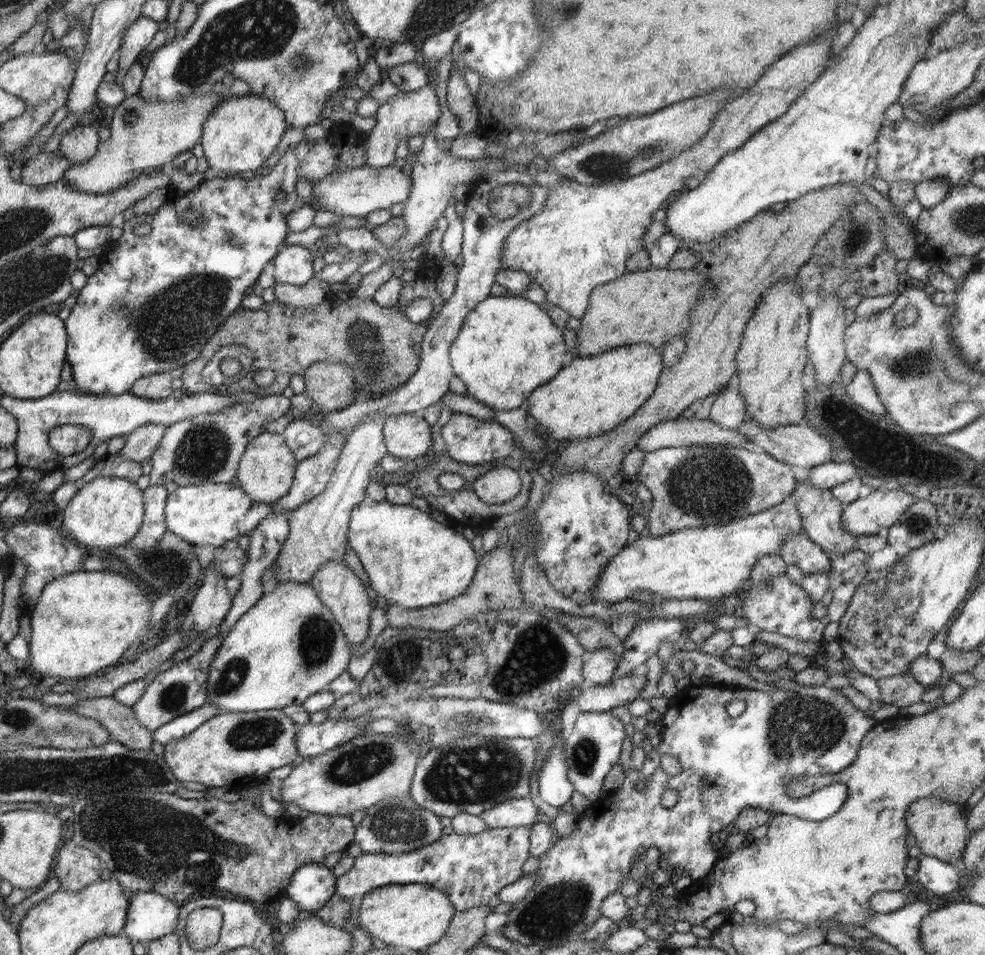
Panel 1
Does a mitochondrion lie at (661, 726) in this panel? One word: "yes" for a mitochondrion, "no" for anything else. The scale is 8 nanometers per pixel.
no

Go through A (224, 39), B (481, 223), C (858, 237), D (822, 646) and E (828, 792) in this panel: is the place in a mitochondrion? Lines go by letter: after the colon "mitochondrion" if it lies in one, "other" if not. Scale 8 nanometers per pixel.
A: mitochondrion
B: other
C: mitochondrion
D: other
E: other

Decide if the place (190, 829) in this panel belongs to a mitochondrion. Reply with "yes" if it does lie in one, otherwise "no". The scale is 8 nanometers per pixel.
yes

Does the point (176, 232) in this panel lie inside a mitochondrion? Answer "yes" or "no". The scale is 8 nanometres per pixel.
no

